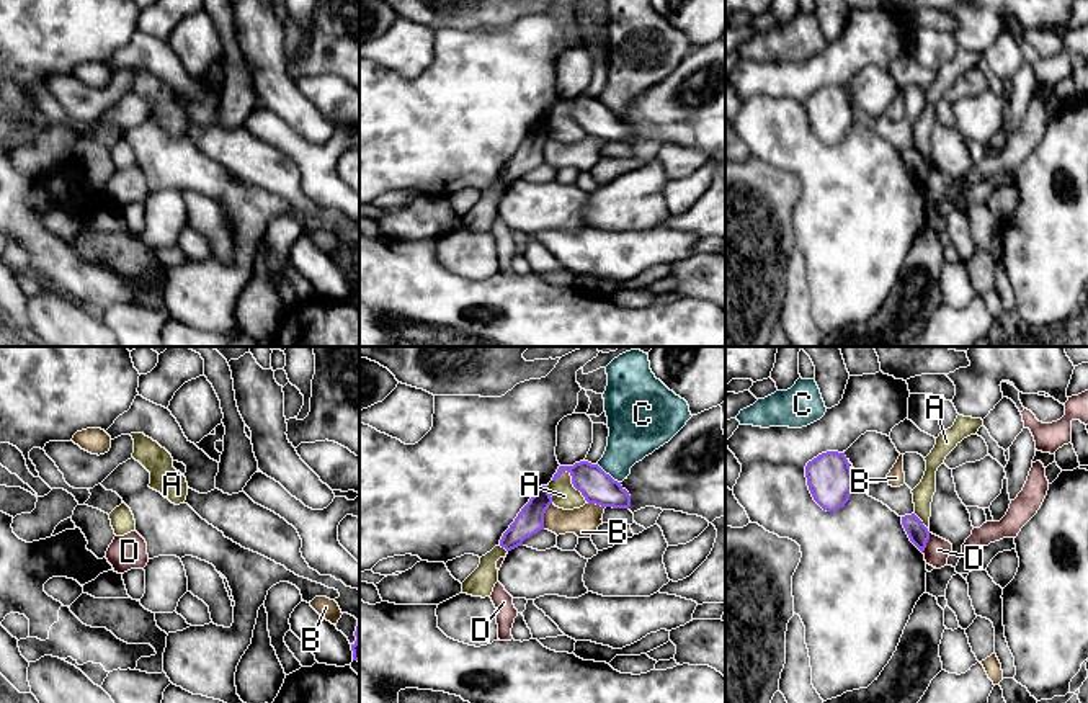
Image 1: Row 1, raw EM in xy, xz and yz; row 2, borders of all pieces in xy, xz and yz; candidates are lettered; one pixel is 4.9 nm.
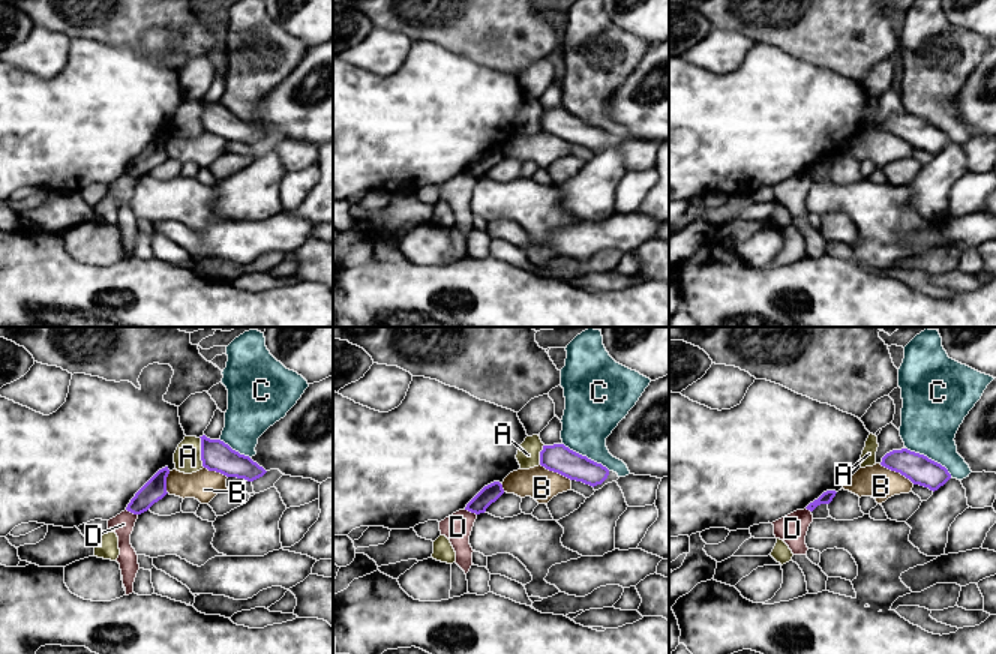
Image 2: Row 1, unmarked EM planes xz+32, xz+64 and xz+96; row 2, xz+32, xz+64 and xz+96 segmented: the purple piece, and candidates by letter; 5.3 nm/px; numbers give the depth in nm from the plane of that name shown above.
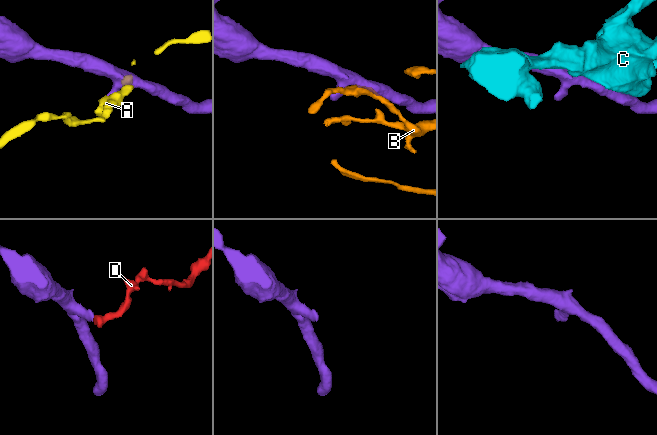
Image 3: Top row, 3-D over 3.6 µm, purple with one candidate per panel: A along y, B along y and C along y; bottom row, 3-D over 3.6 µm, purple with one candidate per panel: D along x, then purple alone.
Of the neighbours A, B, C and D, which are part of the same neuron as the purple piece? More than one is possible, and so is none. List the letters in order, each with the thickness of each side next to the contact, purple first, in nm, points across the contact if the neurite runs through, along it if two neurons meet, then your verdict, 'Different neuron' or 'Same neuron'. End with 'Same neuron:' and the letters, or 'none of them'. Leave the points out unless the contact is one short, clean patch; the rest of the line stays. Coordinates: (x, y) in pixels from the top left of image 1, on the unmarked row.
A: Thickness 160 nm (purple) against 130 nm. Different neuron
B: Thickness 140 nm (purple) against 140 nm. Different neuron
C: Thickness 160 nm (purple) against 260 nm. Different neuron
D: Thickness 100 nm (purple) against 120 nm. Boundary: yz (930, 167), (922, 185). Different neuron
Same neuron: none of them

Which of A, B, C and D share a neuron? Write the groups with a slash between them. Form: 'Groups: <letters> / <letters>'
Groups: A / B / C / D

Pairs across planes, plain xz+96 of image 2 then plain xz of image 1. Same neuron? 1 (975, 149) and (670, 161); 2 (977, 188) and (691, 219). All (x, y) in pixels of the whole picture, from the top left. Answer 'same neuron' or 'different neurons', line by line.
1: same neuron
2: different neurons

